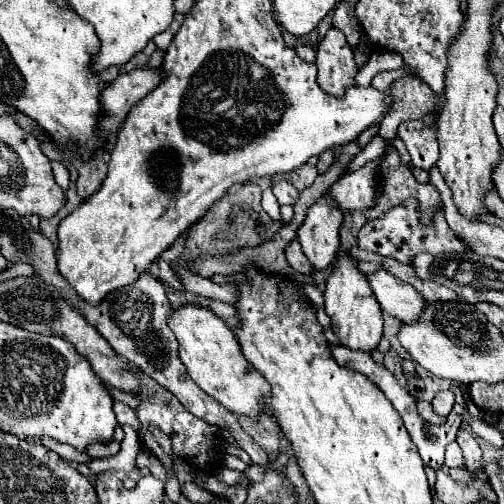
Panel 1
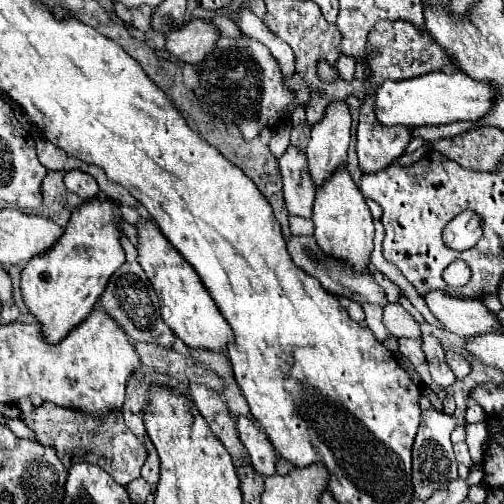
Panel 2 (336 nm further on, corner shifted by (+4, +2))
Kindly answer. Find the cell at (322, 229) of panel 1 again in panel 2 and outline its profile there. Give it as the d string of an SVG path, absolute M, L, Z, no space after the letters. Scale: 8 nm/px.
M336 100L326 106L320 122L316 122L310 132L310 144L306 148L310 176L316 186L322 186L326 178L346 164L346 150L350 144L350 110L348 104Z

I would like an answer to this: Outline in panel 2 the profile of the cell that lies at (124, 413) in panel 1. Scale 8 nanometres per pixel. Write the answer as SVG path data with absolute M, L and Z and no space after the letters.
M144 438L144 442L146 442L146 448L148 448L148 460L142 466L142 478L148 484L156 486L158 484L158 474L160 474L160 460L158 460L158 454L154 450L154 444L148 438Z

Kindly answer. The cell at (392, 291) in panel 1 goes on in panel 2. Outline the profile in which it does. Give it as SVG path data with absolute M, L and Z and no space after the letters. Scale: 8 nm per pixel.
M448 292L426 294L426 304L442 326L462 338L472 338L488 332L502 332L502 326L494 312L490 312L482 300L458 298Z

